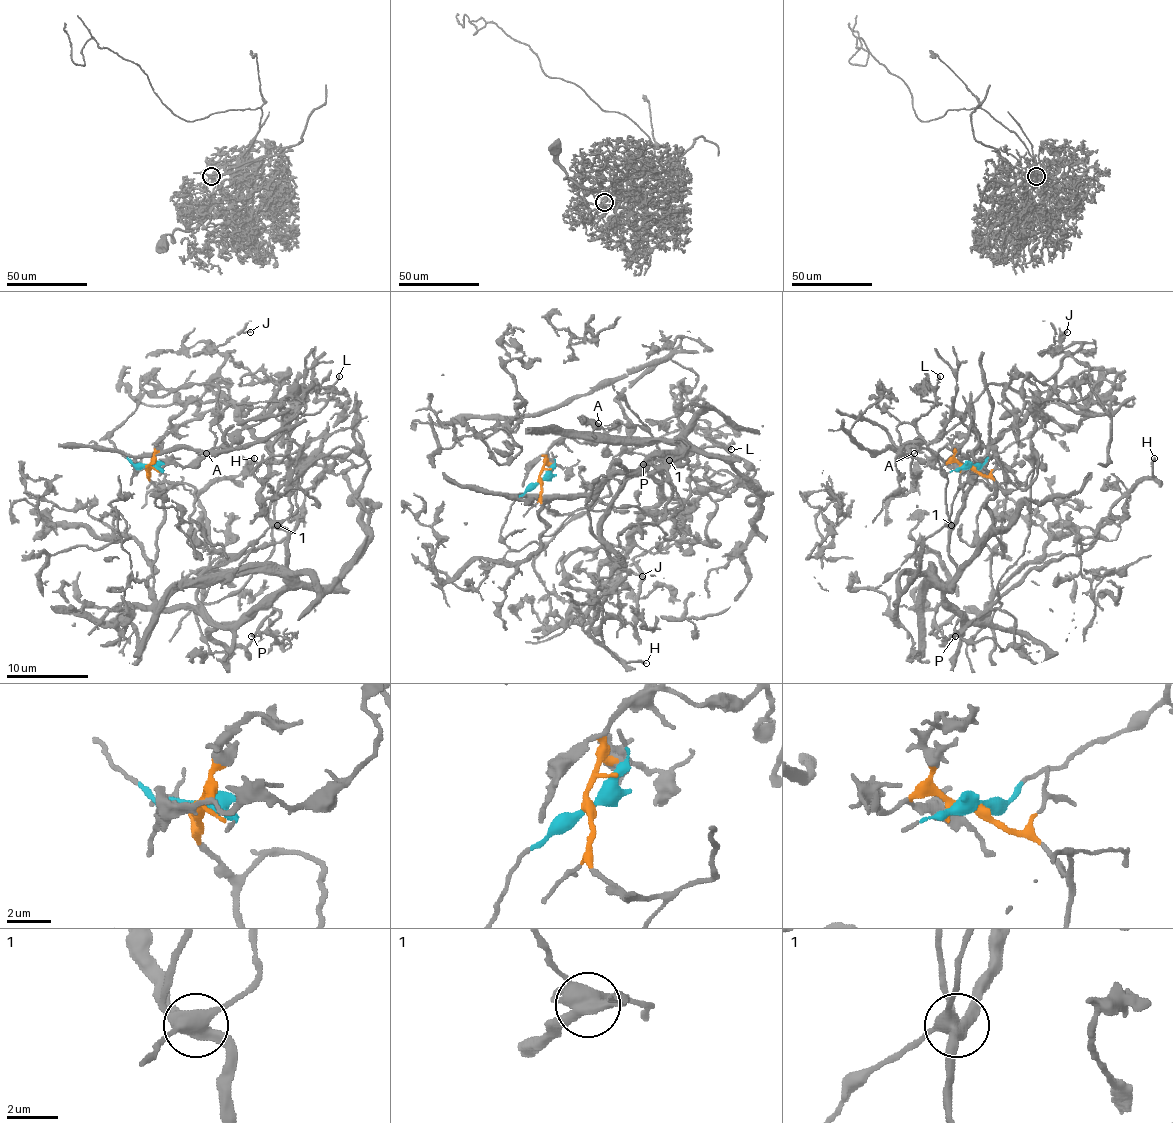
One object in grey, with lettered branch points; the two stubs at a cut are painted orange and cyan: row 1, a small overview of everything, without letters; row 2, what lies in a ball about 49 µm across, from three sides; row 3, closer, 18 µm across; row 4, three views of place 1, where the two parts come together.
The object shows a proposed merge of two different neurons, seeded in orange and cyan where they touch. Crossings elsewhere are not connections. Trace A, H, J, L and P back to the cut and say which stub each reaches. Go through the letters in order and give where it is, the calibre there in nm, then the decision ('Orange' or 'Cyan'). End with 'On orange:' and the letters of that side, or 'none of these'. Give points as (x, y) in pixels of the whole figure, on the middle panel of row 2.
A: Place: (598, 423). Thickness 150 nm. Orange
H: Place: (646, 663). Thickness 220 nm. Orange
J: Place: (642, 576). Thickness 200 nm. Orange
L: Place: (731, 449). Thickness 180 nm. Orange
P: Place: (643, 464). Thickness 150 nm. Orange
On orange: A, H, J, L, P

